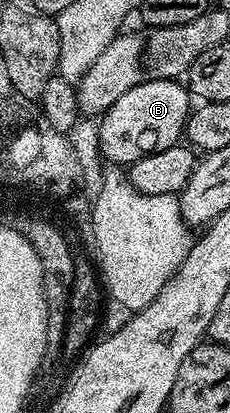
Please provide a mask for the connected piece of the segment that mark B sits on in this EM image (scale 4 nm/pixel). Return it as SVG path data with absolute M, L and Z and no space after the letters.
M178 79L140 82L133 90L125 90L98 121L99 148L104 158L115 166L130 166L149 154L169 150L180 143L187 127L187 113L192 107L192 97Z

